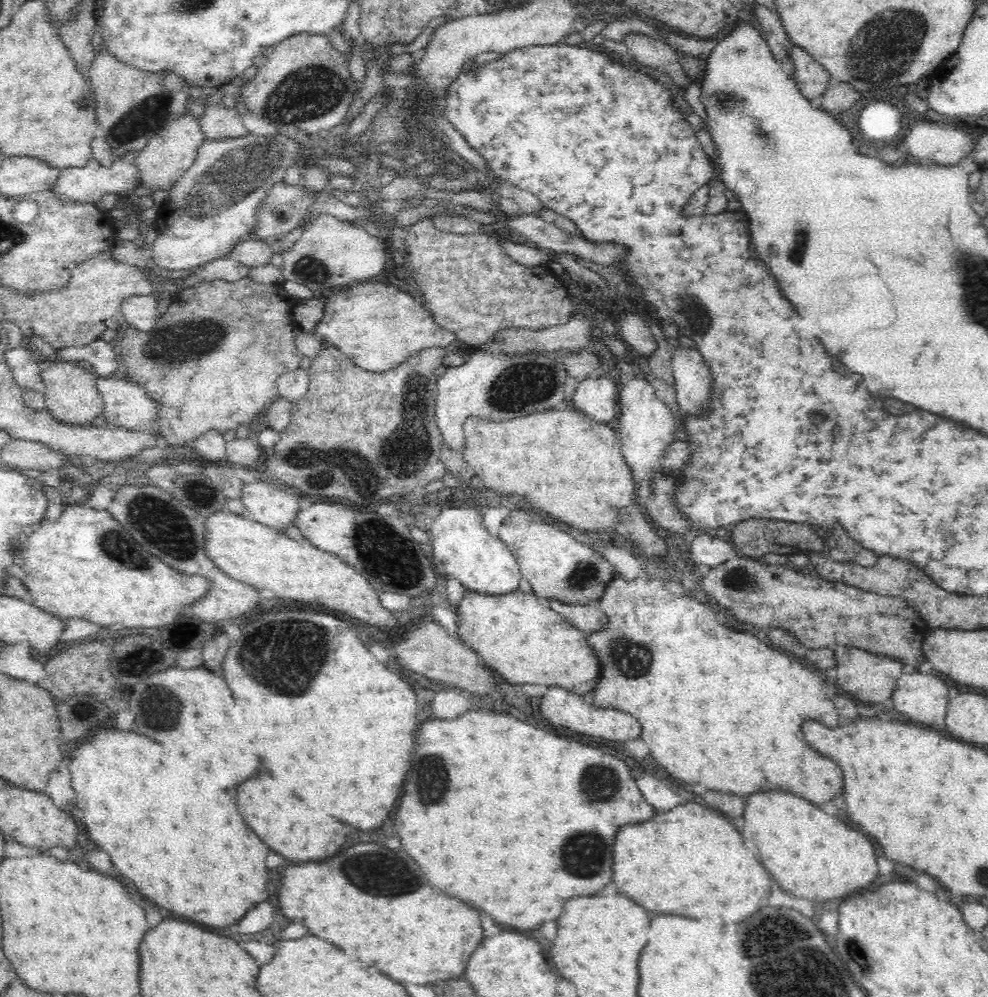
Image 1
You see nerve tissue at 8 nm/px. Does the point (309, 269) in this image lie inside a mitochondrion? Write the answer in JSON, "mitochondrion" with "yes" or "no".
{"mitochondrion":"yes"}

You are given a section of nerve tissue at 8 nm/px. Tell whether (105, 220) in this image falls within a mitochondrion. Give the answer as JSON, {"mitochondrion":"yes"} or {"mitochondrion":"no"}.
{"mitochondrion":"no"}

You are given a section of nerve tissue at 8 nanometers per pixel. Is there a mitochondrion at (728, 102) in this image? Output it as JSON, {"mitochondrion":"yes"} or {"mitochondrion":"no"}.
{"mitochondrion":"yes"}

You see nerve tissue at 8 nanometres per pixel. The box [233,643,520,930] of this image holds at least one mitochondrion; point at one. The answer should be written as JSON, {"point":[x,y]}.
{"point":[374,875]}

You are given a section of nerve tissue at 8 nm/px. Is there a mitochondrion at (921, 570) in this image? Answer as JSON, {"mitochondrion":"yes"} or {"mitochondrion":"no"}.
{"mitochondrion":"no"}

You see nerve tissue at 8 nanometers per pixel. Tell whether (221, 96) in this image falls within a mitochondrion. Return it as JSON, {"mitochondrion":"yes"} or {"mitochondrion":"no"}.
{"mitochondrion":"no"}

